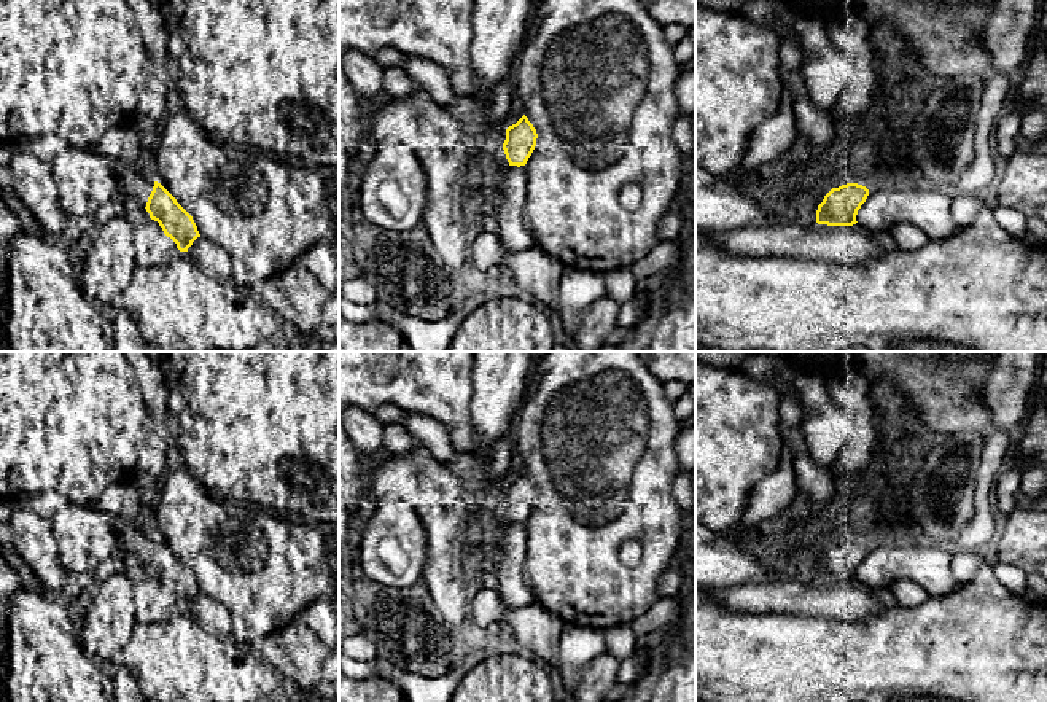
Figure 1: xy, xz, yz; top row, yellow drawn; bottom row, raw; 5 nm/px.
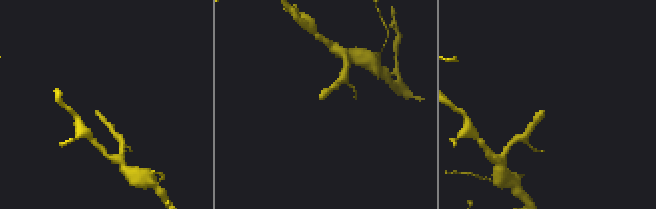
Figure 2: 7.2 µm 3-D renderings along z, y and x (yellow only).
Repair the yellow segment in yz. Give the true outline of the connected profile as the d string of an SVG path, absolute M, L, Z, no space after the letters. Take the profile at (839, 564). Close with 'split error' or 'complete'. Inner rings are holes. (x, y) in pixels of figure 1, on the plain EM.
M847 540L832 544L818 562L816 579L827 583L853 583L869 546L858 540Z | complete

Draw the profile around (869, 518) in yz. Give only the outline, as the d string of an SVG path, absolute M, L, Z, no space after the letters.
M851 482L842 484L839 505L827 514L831 524L832 544L847 540L858 540L872 544L894 544L909 541L909 530L902 527L896 516L886 486L878 486L872 492L850 497Z

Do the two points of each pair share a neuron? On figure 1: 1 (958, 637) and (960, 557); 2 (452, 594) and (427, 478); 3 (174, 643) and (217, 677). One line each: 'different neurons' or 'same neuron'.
1: different neurons
2: same neuron
3: same neuron

